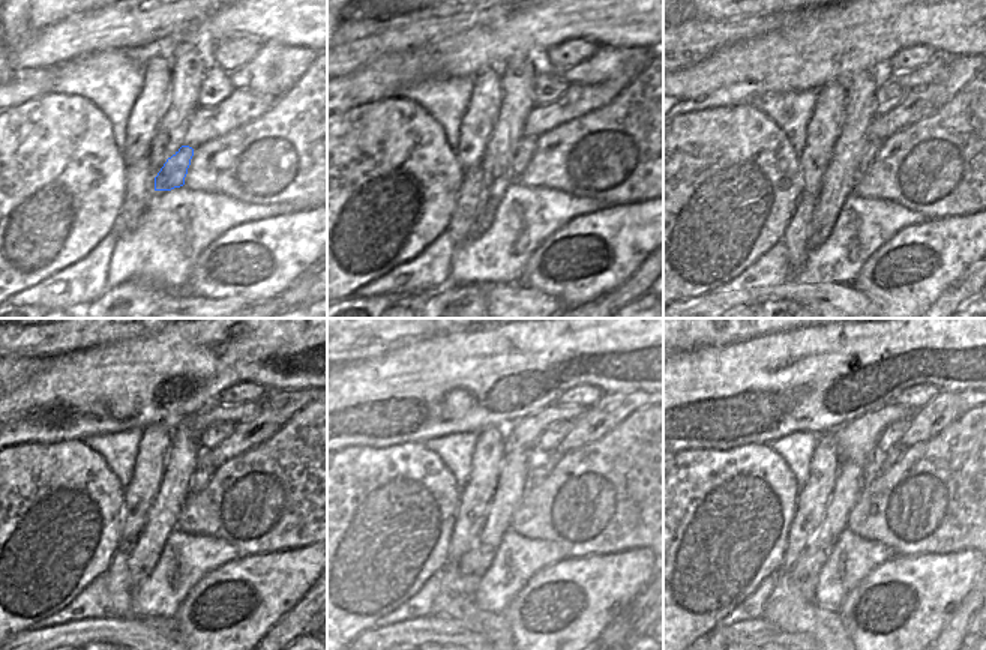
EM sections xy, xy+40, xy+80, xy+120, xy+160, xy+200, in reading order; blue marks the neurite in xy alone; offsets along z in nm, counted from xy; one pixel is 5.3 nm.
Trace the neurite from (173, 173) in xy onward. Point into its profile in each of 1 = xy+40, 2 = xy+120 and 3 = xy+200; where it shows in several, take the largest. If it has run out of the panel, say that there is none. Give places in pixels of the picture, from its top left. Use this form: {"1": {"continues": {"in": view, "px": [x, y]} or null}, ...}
{"1": {"continues": {"in": "xy+40", "px": [520, 159]}}, "2": {"continues": {"in": "xy+120", "px": [201, 475]}}, "3": {"continues": {"in": "xy+200", "px": [878, 463]}}}

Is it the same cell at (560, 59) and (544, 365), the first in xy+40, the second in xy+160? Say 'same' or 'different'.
different

